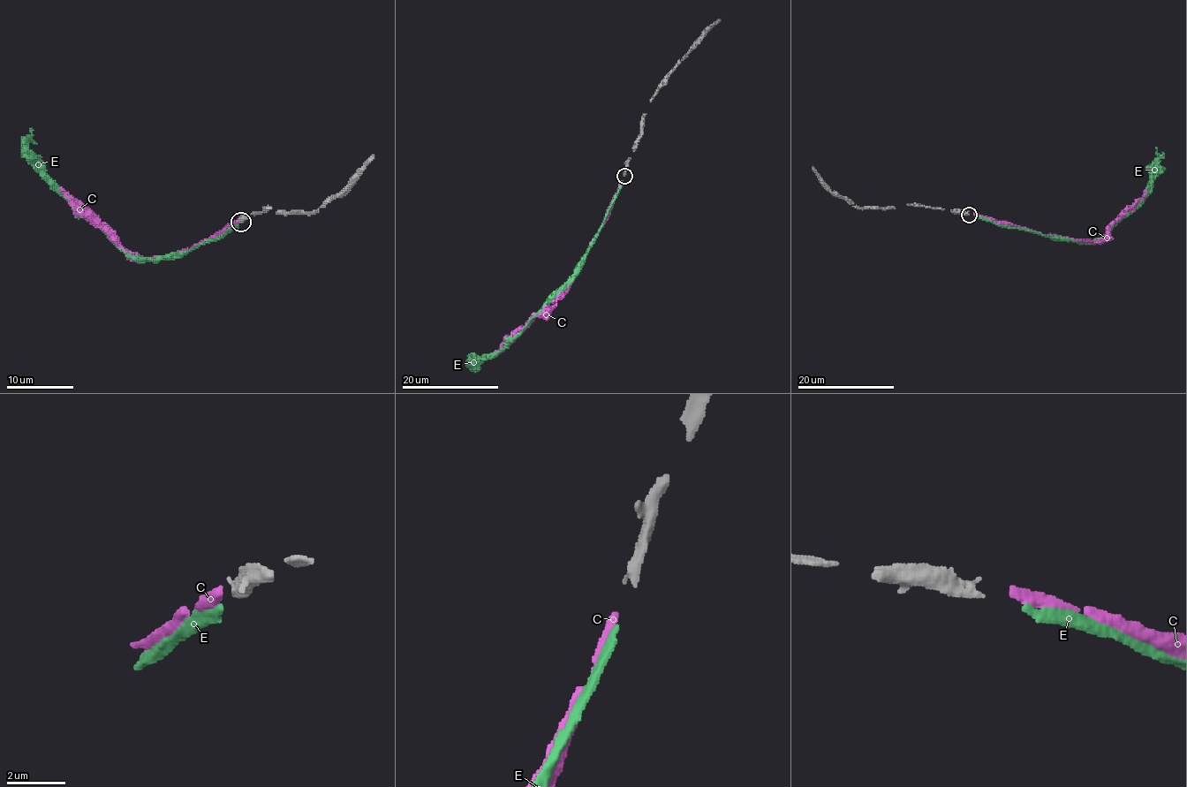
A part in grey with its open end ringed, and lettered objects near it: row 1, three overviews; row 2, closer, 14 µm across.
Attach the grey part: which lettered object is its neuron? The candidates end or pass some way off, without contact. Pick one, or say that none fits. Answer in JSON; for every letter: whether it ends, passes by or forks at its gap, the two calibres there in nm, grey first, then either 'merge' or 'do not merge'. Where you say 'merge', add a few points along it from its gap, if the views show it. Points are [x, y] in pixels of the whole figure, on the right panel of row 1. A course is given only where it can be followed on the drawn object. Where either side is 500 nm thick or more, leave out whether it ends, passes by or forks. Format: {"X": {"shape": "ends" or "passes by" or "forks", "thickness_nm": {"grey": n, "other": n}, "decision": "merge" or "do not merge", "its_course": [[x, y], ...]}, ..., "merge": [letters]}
{"C": {"shape": "ends", "thickness_nm": {"grey": 320, "other": 360}, "decision": "merge", "its_course": [[973, 215], [1010, 222], [1040, 233], [1099, 241], [1145, 189]]}, "E": {"shape": "ends", "thickness_nm": {"grey": 320, "other": 240}, "decision": "do not merge"}, "merge": ["C"]}

